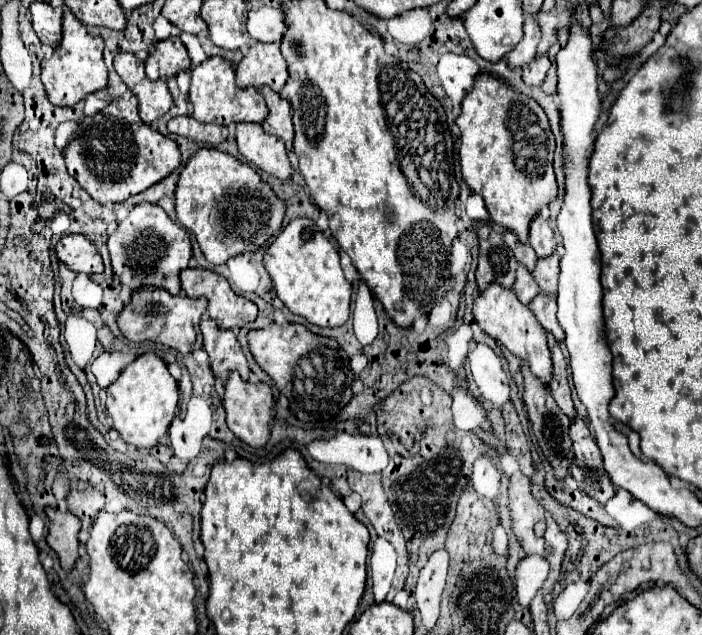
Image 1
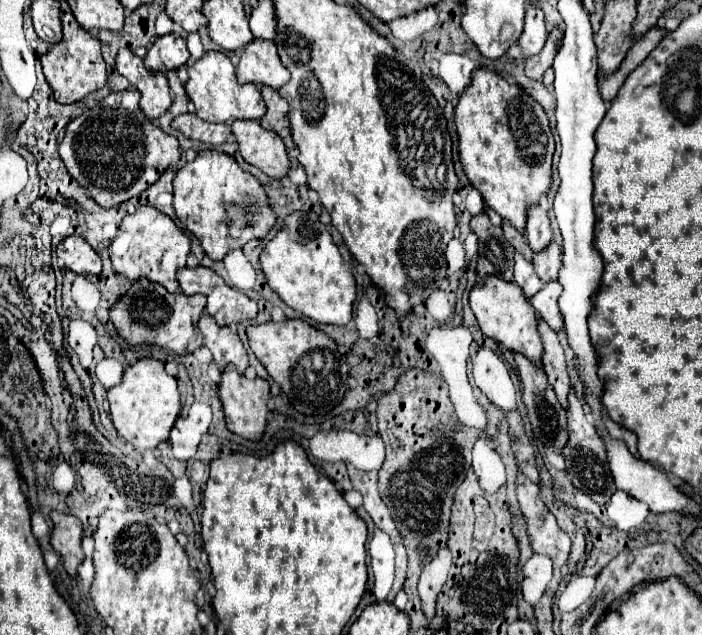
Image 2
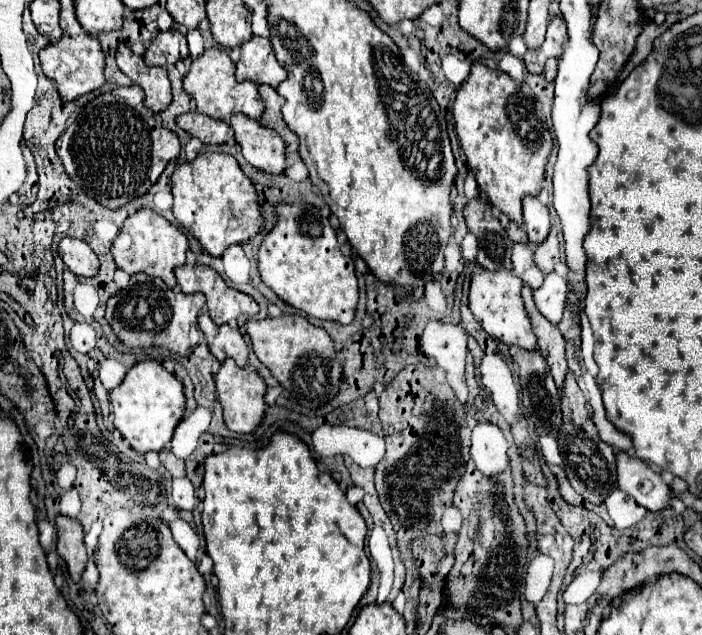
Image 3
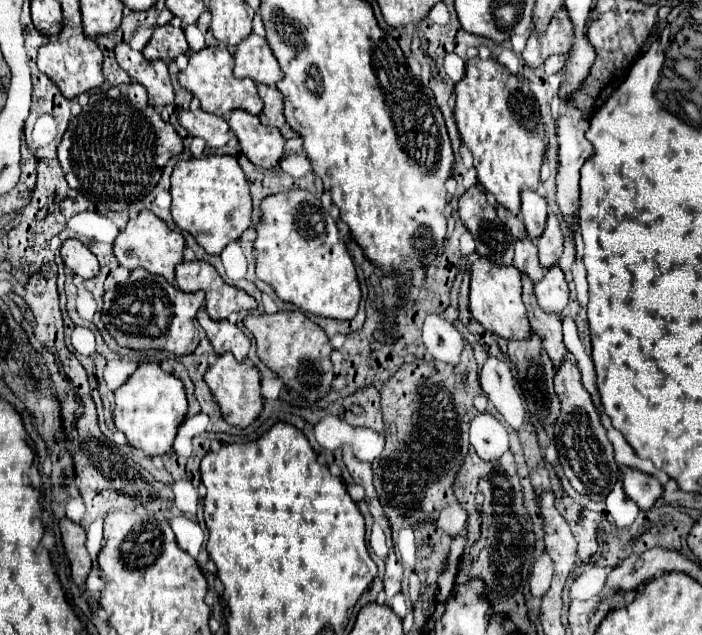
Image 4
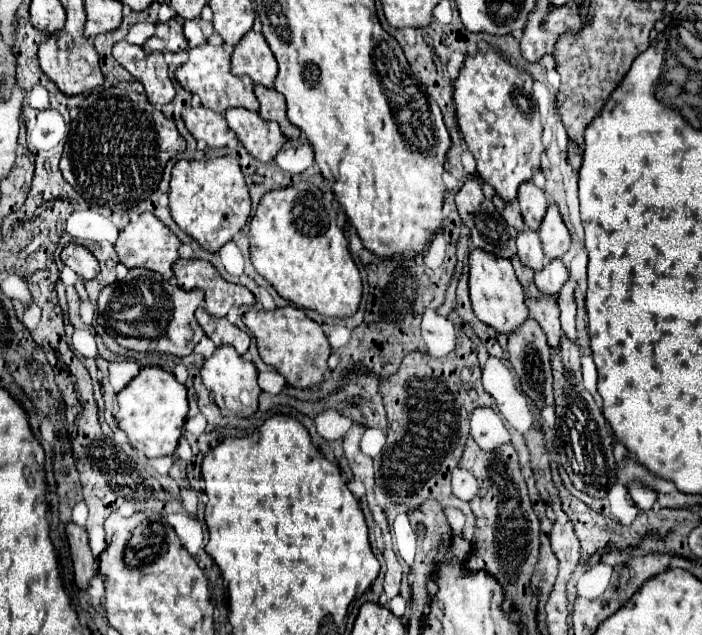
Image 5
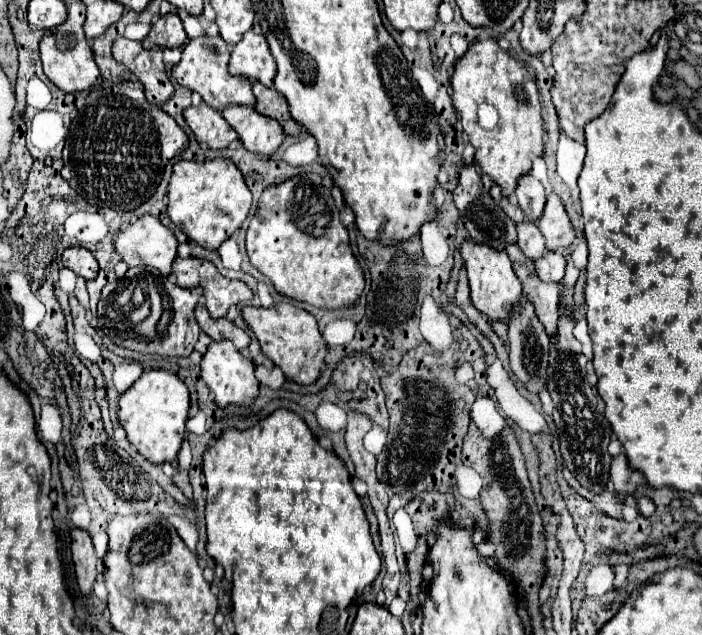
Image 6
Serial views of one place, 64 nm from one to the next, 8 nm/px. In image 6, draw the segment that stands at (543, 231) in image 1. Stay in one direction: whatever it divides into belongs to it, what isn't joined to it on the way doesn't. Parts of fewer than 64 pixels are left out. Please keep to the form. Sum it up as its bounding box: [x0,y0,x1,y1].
[516,174,546,222]

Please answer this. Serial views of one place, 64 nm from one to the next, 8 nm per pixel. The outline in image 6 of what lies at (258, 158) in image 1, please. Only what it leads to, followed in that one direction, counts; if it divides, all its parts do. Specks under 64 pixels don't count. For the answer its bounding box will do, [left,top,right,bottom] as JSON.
[222,106,284,158]

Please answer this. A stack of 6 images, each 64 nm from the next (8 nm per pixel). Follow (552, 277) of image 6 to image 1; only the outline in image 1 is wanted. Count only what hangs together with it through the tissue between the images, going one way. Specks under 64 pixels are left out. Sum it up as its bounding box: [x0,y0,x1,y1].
[528,294,564,344]

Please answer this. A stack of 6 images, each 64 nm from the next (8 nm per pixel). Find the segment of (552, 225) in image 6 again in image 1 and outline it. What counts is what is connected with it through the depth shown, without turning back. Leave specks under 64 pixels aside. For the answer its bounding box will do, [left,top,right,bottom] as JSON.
[532,254,560,294]

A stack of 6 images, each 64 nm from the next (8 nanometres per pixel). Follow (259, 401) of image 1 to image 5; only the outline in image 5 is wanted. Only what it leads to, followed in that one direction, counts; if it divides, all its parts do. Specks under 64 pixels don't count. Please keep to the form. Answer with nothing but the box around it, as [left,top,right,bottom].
[202,346,260,418]

